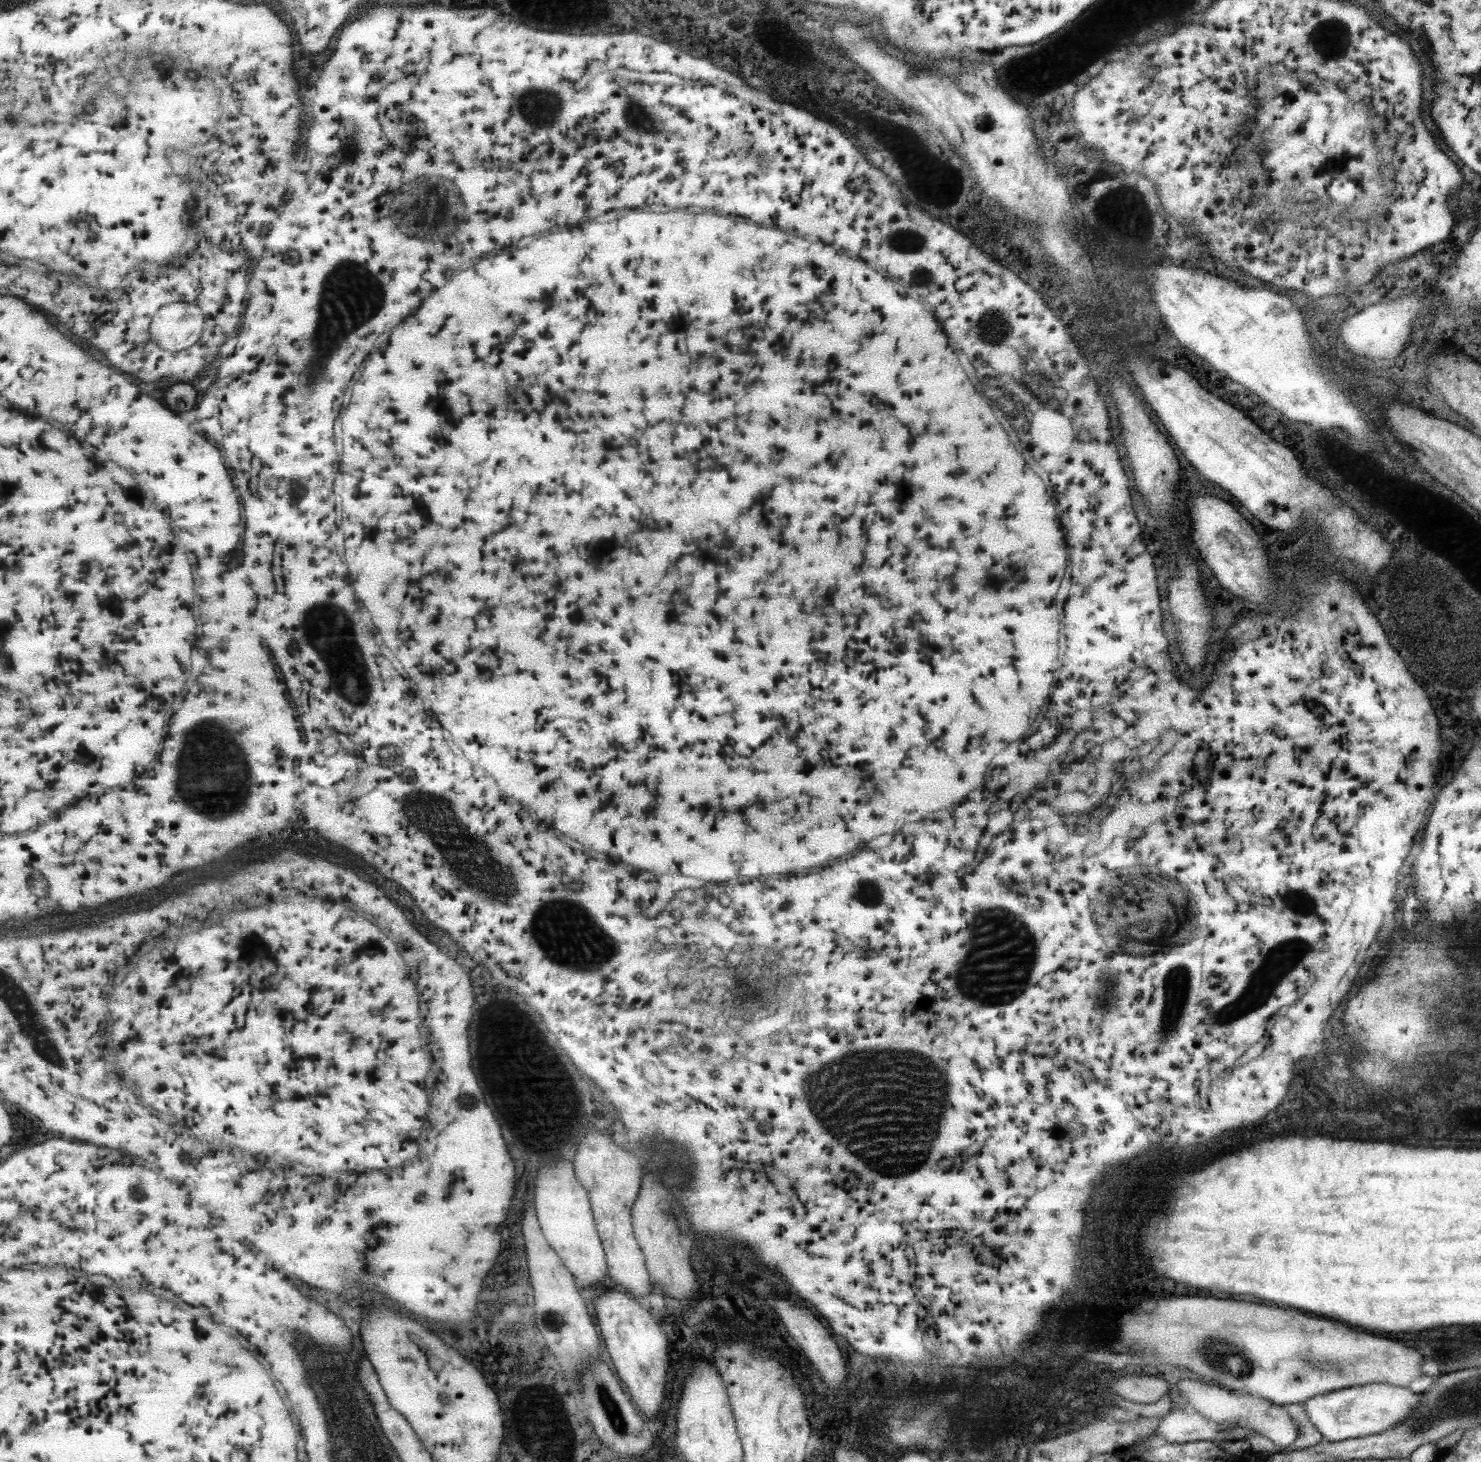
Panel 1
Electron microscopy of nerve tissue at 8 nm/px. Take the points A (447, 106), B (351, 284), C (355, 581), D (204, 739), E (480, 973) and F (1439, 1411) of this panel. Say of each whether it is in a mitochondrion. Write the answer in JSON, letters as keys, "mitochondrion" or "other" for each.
{"A":"other","B":"mitochondrion","C":"other","D":"mitochondrion","E":"other","F":"mitochondrion"}

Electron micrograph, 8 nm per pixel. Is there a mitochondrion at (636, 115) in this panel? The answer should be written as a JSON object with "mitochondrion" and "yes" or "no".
{"mitochondrion":"yes"}

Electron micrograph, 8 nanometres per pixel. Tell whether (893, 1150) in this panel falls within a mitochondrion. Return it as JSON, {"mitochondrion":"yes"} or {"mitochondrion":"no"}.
{"mitochondrion":"yes"}

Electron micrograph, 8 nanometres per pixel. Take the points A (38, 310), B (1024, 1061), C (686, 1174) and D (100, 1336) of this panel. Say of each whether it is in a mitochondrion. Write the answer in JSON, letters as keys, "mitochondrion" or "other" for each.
{"A":"other","B":"other","C":"other","D":"other"}

